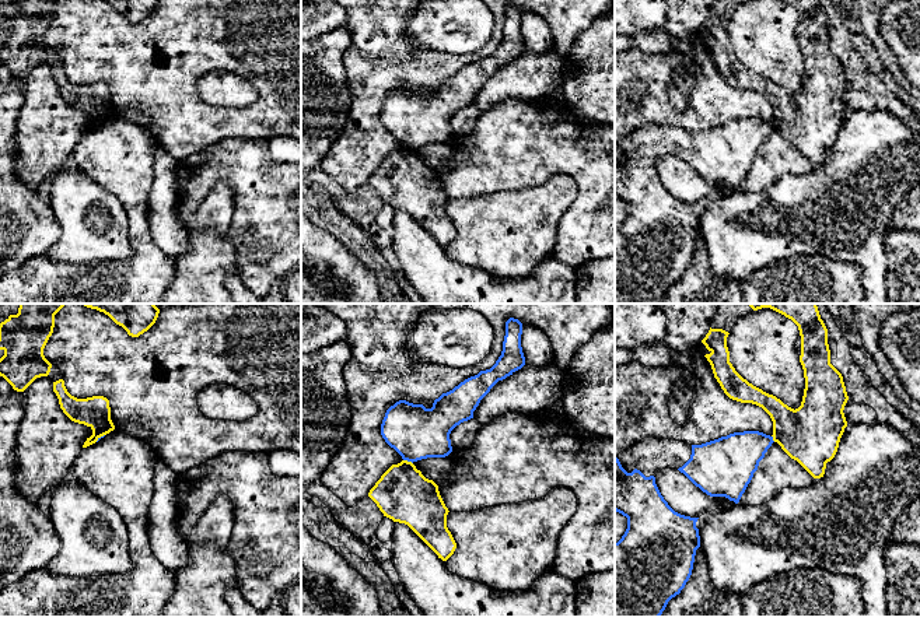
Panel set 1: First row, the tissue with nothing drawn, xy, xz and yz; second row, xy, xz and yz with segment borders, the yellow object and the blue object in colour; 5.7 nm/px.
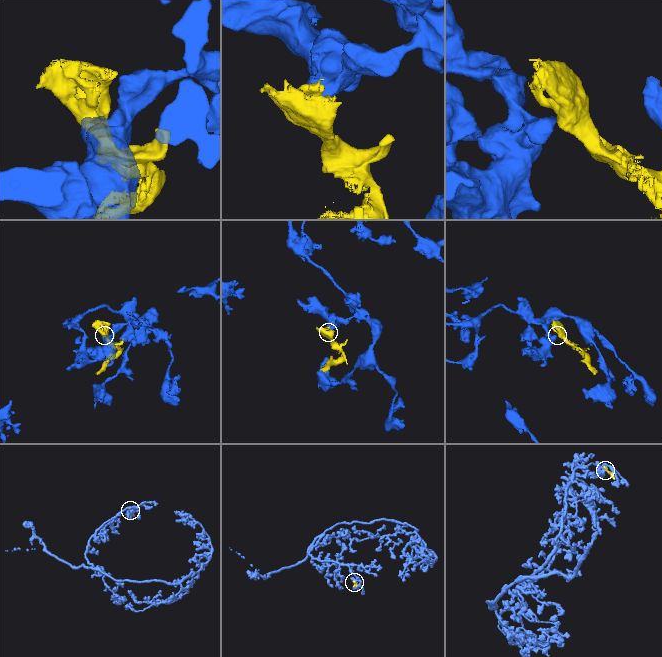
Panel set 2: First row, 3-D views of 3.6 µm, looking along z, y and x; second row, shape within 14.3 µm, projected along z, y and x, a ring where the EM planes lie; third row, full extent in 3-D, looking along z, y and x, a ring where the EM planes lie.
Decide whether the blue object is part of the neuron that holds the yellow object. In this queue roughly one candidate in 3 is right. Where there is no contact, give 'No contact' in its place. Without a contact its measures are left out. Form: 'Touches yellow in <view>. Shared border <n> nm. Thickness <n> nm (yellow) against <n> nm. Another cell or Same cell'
Touches yellow in xz. Shared border 60 nm. Thickness 320 nm (yellow) against 300 nm. Another cell

